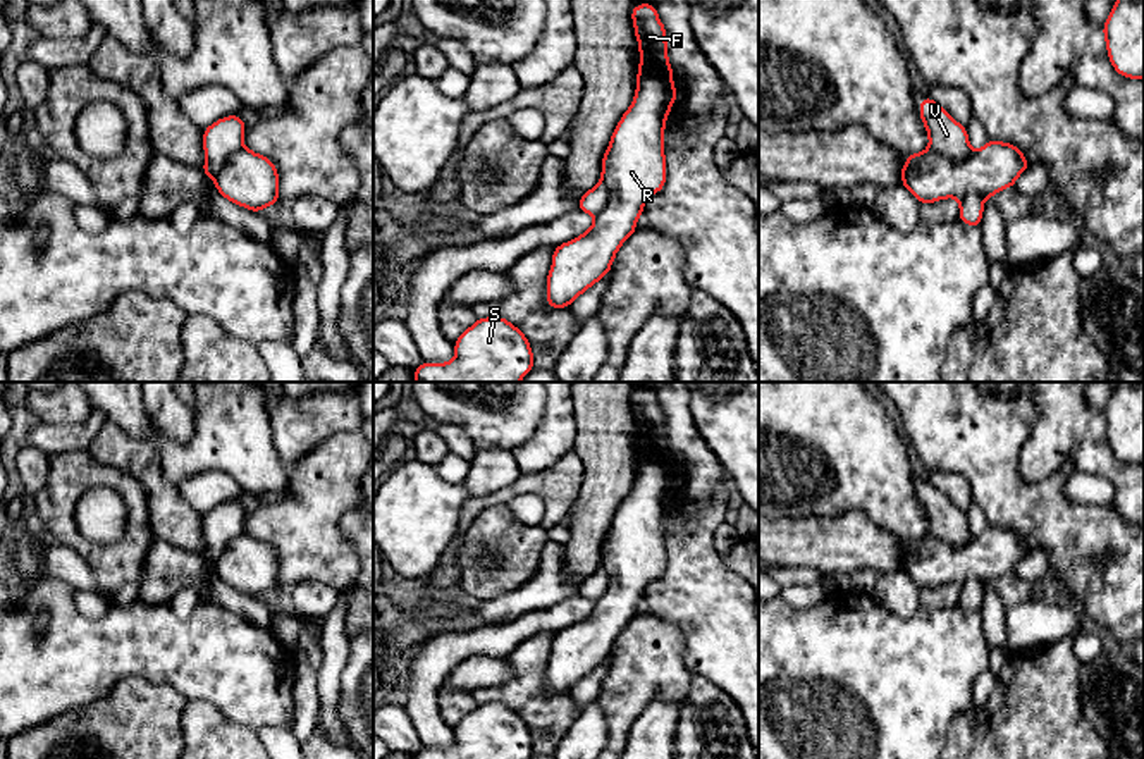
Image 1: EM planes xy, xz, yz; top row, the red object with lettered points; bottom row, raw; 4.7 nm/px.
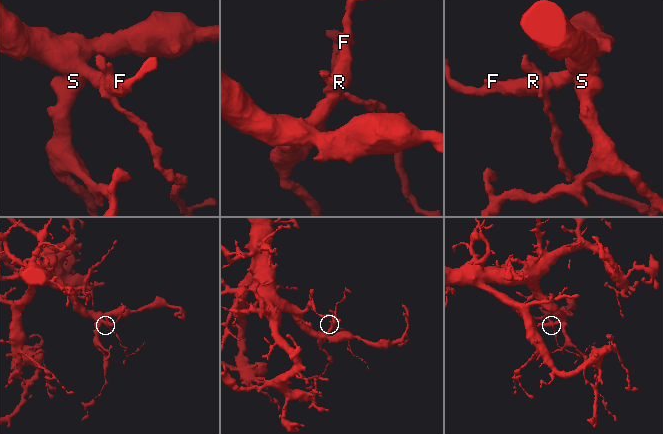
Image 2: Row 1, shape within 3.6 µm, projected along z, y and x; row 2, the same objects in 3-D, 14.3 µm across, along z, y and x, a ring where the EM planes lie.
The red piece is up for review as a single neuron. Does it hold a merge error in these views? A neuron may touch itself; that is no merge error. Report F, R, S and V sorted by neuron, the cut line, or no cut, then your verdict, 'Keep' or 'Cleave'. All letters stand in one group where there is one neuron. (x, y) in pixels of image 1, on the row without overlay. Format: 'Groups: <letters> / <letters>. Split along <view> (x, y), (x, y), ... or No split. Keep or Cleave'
Groups: F R S / V. Split along yz (929, 532), (955, 548), (960, 548), (972, 536). Cleave

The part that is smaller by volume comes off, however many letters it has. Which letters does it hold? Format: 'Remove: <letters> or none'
Remove: V

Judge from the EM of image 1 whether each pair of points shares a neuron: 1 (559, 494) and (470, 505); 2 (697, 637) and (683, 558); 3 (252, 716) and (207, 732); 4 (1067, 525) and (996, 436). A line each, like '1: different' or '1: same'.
1: same
2: same
3: different
4: same

